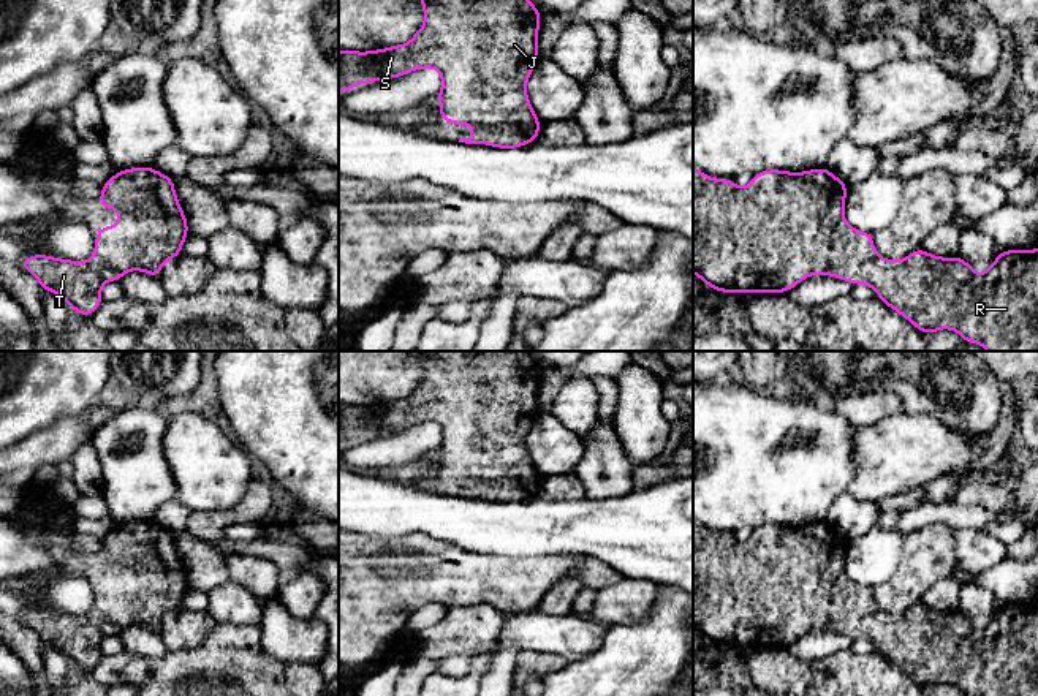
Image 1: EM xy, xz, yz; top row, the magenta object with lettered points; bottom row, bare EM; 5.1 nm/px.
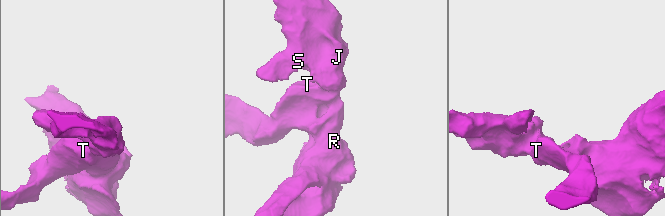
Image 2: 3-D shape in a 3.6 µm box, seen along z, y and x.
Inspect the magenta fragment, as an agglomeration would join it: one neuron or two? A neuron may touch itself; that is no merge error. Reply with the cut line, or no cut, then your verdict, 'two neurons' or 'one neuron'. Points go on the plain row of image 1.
no cut | one neuron

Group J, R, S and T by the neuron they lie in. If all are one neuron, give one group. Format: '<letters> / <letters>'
J R S T

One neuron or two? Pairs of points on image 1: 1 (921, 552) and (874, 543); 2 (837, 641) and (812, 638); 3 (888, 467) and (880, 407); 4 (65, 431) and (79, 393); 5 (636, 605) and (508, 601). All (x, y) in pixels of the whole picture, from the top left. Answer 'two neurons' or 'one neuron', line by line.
1: two neurons
2: one neuron
3: two neurons
4: two neurons
5: two neurons

